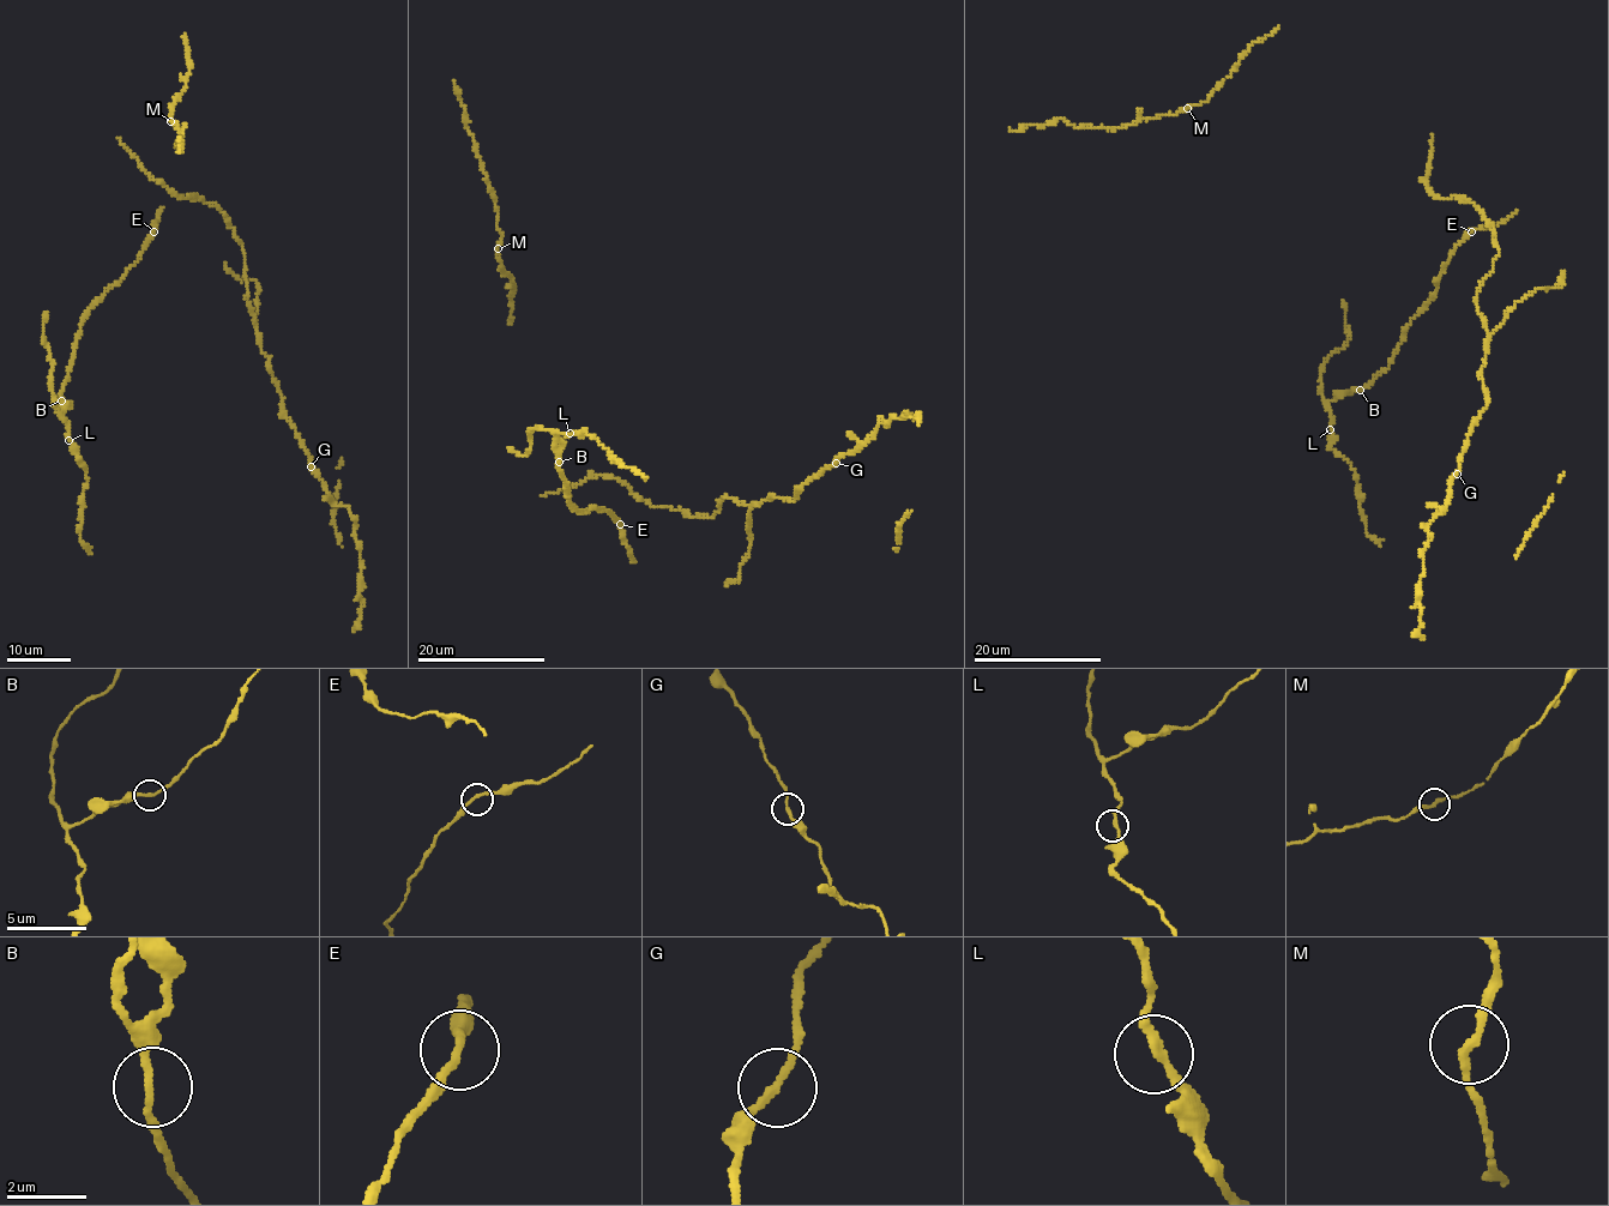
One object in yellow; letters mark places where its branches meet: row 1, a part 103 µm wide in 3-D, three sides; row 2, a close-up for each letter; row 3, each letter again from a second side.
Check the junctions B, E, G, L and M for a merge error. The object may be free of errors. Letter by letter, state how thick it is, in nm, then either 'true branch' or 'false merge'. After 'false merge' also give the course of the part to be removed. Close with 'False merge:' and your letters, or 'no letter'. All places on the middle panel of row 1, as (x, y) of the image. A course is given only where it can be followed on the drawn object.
B: calibre 180 nm; true branch
E: calibre 180 nm; true branch
G: calibre 180 nm; true branch
L: calibre 190 nm; true branch
M: calibre 200 nm; true branch
False merge: no letter

